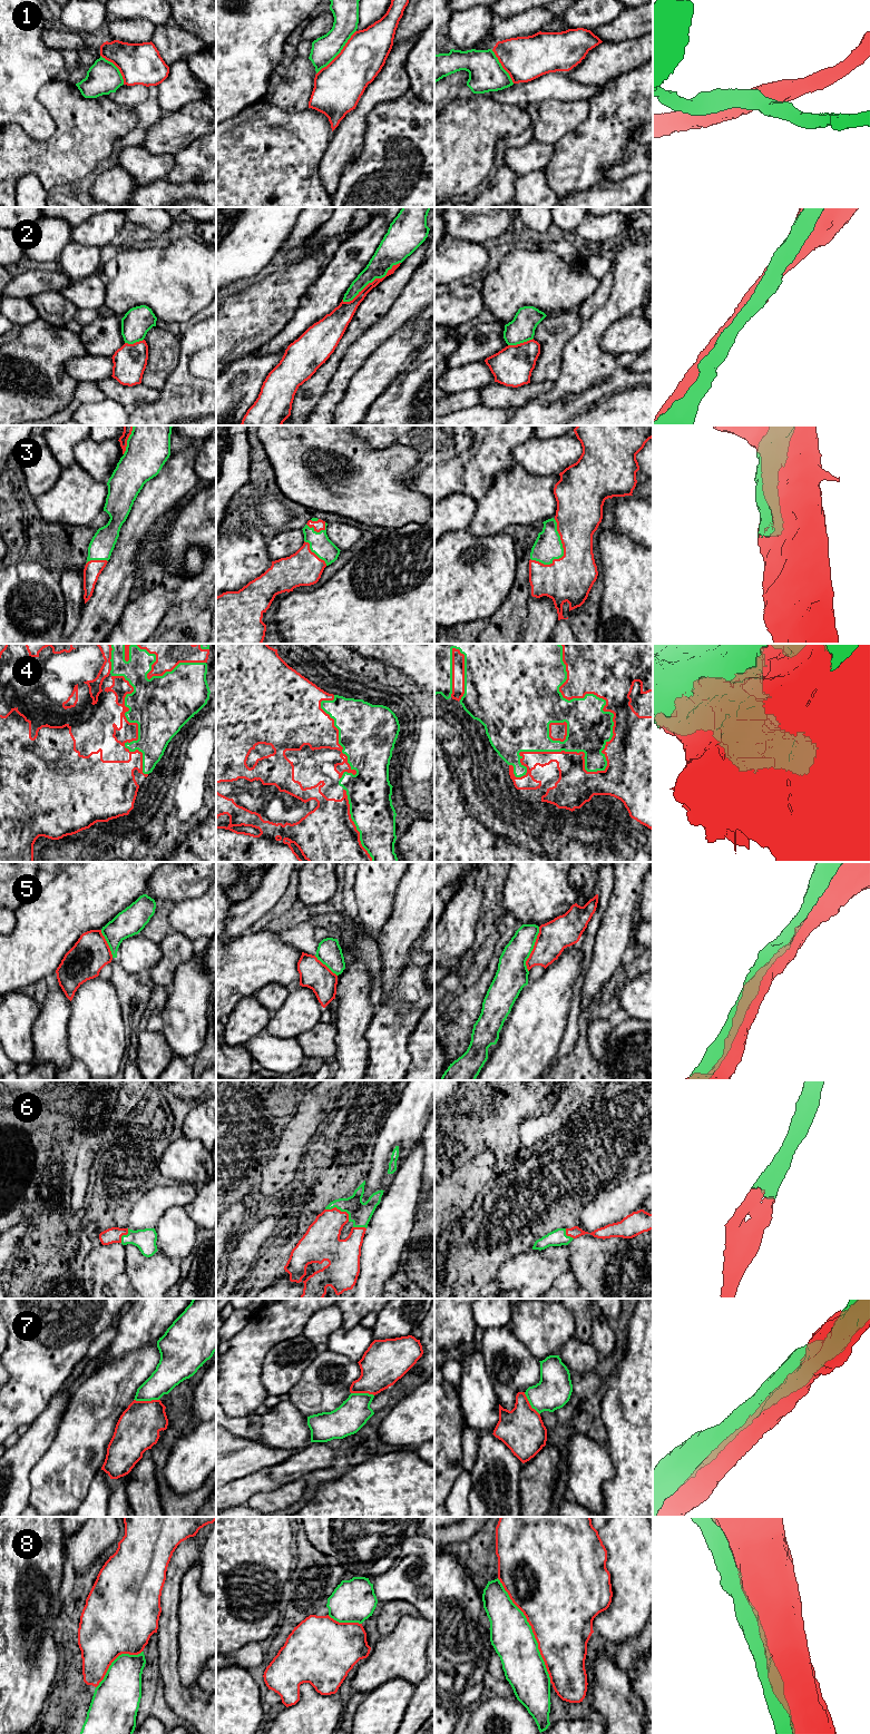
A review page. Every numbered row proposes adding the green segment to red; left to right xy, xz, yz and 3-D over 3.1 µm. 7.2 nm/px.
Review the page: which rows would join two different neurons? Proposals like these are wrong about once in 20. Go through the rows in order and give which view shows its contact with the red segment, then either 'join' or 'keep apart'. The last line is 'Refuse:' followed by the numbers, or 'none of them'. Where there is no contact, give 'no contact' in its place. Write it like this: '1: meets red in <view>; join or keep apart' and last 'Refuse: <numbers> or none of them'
1: meets red in xz; join
2: meets red in xz; keep apart
3: meets red in yz; join
4: meets red in yz; join
5: meets red in yz; join
6: meets red in xz; join
7: meets red in xy; join
8: meets red in yz; join
Refuse: 2

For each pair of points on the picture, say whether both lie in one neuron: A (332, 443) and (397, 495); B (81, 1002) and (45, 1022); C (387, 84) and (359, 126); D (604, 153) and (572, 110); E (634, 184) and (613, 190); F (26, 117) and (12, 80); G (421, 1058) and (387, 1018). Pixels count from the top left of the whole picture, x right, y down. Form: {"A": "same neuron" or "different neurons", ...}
{"A": "same neuron", "B": "different neurons", "C": "same neuron", "D": "different neurons", "E": "same neuron", "F": "same neuron", "G": "different neurons"}

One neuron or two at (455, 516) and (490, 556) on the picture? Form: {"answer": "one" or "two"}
{"answer": "two"}

